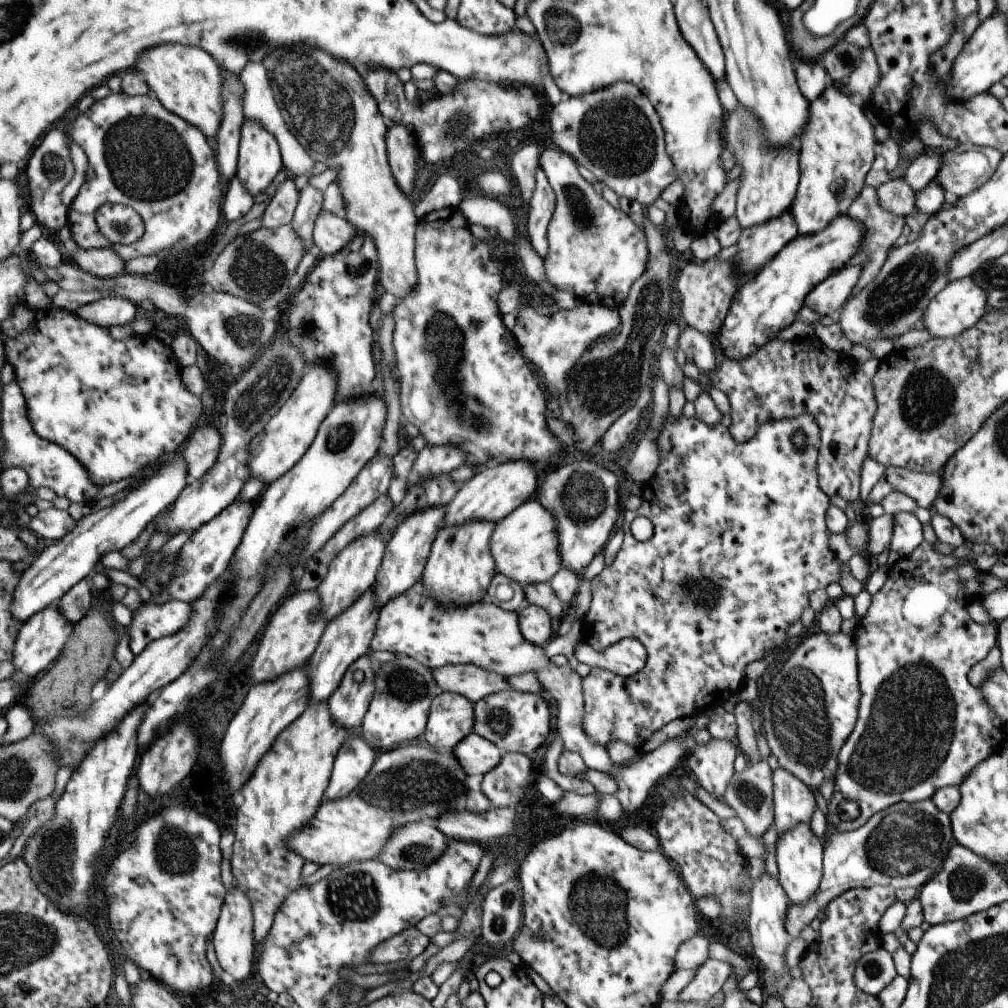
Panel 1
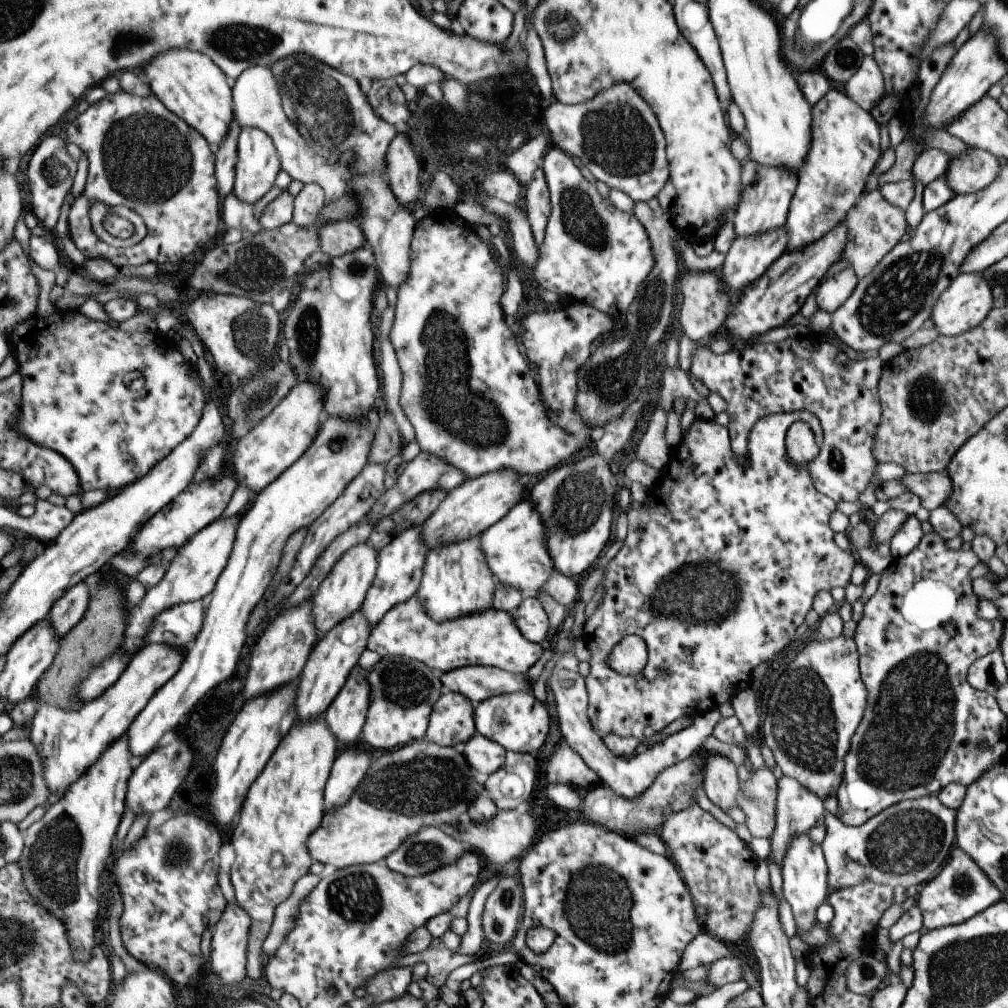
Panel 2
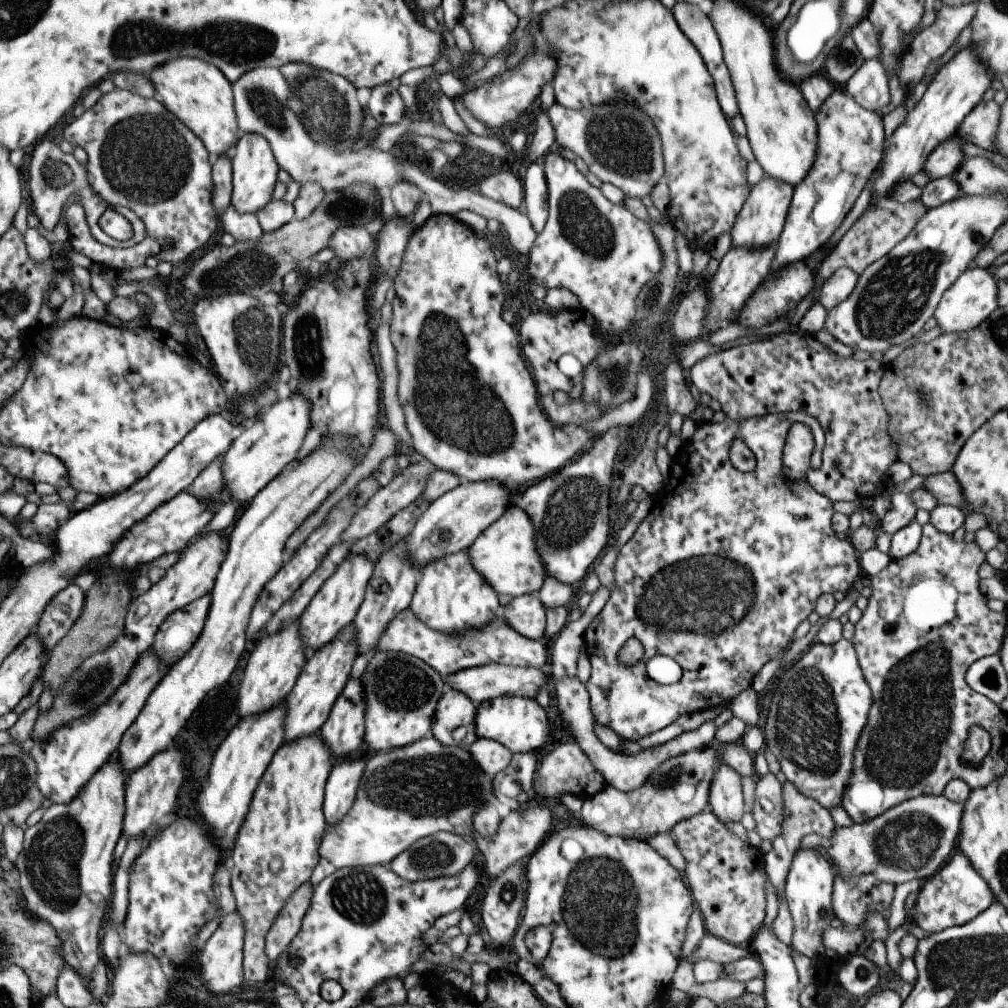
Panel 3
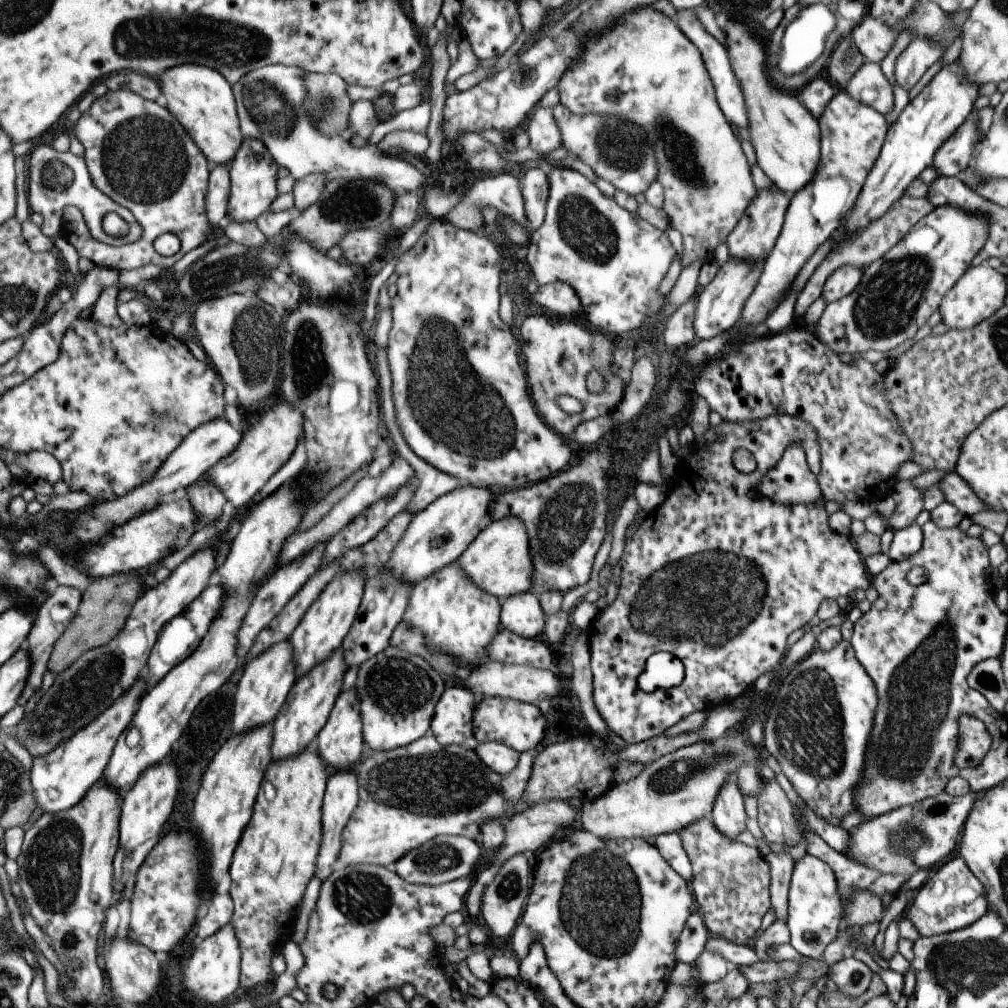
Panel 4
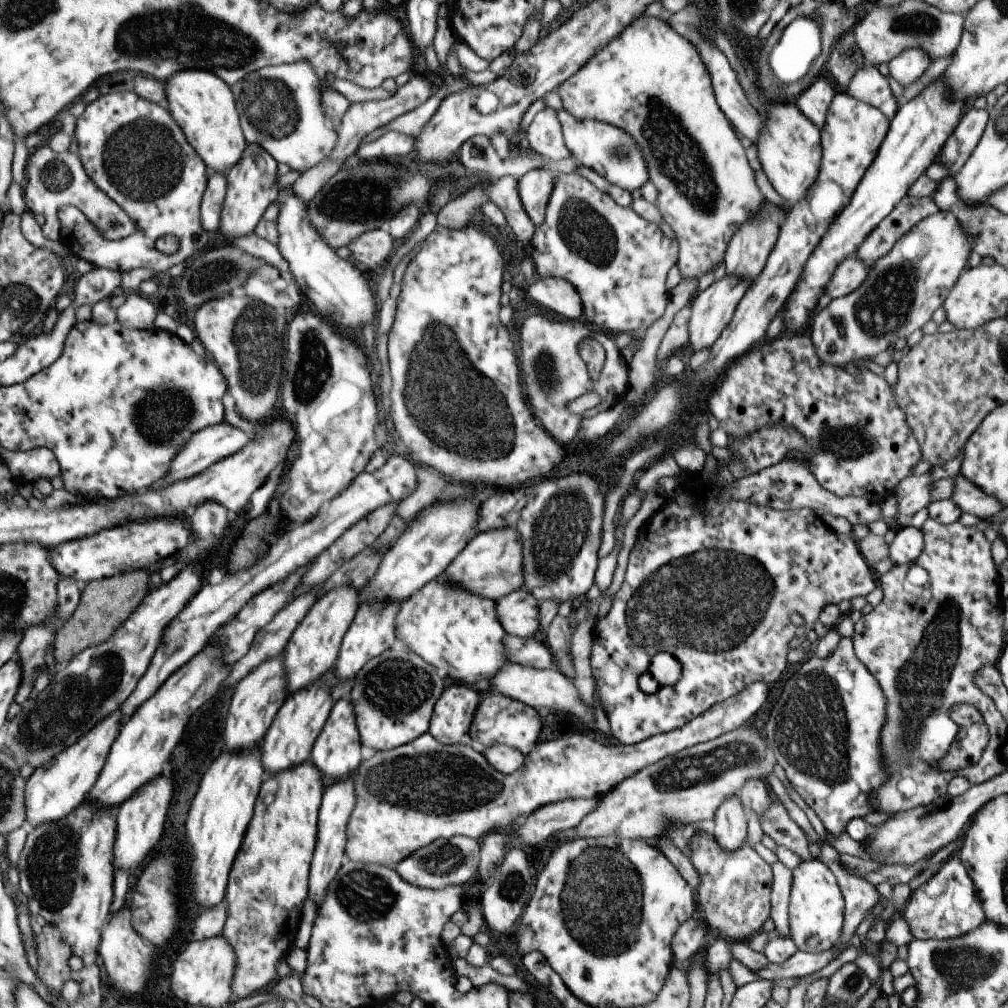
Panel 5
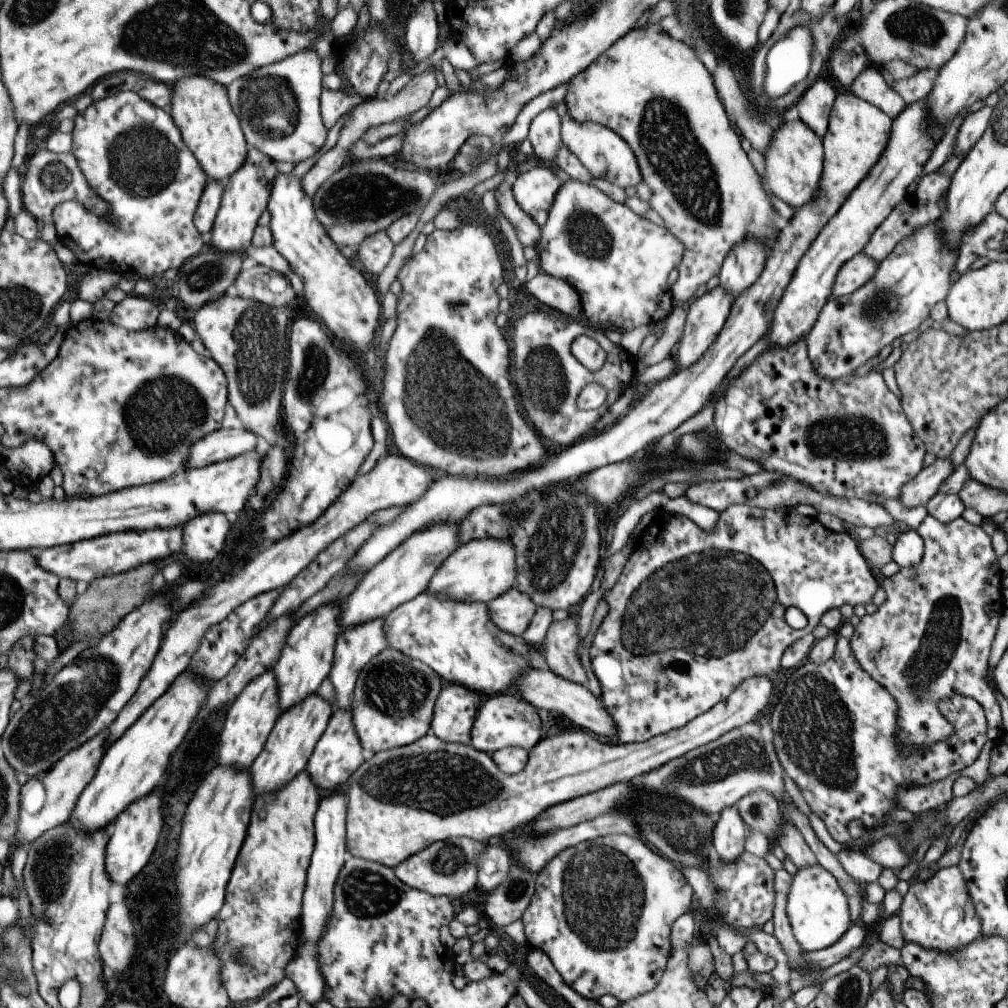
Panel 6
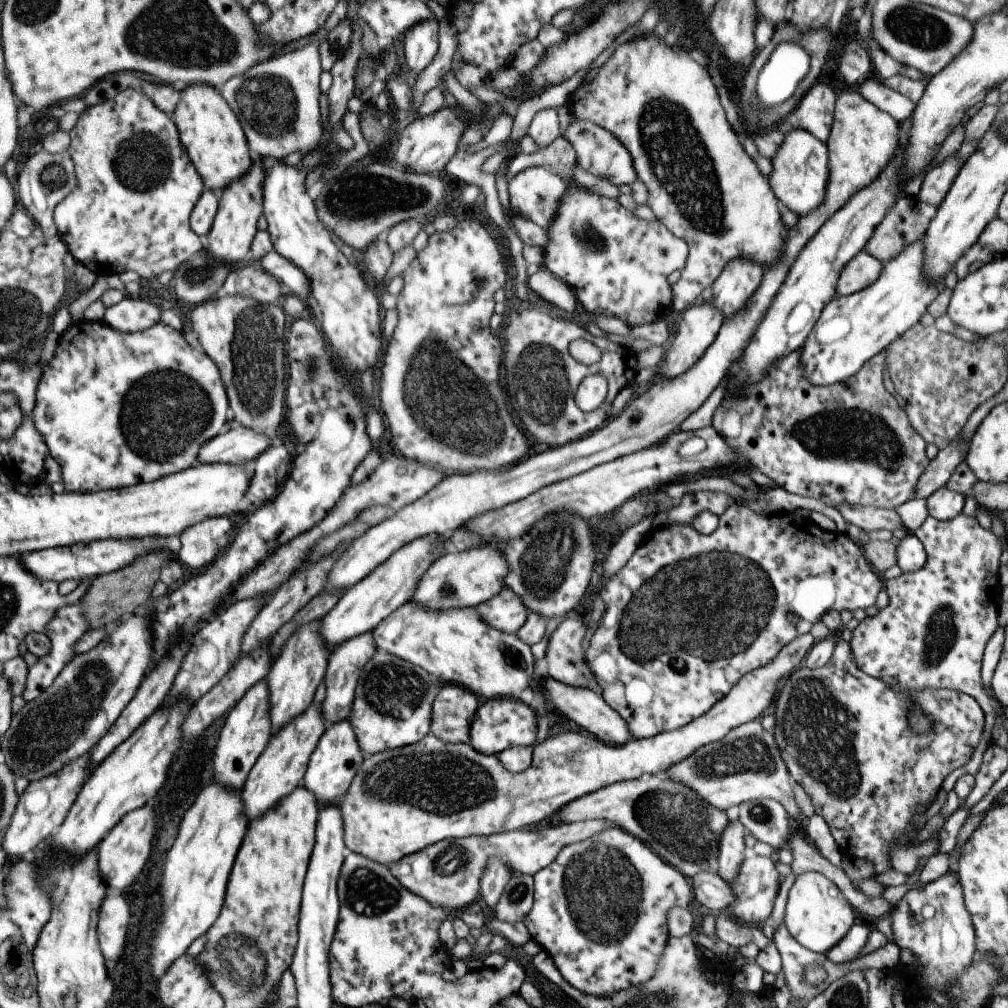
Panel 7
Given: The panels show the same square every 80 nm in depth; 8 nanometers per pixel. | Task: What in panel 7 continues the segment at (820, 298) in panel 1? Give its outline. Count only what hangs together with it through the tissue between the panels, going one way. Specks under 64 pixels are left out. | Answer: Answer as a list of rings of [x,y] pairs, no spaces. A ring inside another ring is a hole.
[[[861,250],[840,270],[836,292],[840,297],[853,294],[871,284],[881,272],[882,263]]]

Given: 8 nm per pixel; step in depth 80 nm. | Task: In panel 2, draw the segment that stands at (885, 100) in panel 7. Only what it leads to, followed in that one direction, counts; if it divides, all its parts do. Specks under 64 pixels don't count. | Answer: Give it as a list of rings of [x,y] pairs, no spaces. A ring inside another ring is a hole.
[[[864,55],[855,74],[845,82],[844,89],[845,94],[868,113],[883,98],[883,75],[871,55]]]

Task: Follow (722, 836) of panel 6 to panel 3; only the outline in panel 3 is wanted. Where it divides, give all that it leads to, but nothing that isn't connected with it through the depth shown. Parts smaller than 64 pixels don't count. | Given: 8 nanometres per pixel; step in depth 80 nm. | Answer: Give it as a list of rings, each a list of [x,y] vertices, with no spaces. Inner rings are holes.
[[[724,763],[719,764],[713,772],[709,784],[709,811],[723,824],[739,822],[746,808],[743,803],[743,790],[740,778],[735,770]]]

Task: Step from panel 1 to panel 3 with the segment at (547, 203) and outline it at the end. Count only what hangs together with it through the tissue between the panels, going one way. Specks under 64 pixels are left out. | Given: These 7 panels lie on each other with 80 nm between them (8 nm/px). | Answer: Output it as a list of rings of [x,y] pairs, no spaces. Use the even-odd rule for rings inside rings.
[[[533,161],[526,166],[523,176],[523,204],[530,225],[538,235],[543,230],[548,217],[547,187],[544,170],[540,161]]]

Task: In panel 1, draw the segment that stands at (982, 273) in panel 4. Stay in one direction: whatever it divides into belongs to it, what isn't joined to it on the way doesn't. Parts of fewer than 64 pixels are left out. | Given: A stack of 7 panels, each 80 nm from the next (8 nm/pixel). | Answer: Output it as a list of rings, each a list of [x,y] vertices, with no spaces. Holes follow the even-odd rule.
[[[966,276],[947,282],[927,303],[921,320],[930,338],[954,337],[970,329],[985,314],[986,307],[985,291],[972,281],[972,276]]]

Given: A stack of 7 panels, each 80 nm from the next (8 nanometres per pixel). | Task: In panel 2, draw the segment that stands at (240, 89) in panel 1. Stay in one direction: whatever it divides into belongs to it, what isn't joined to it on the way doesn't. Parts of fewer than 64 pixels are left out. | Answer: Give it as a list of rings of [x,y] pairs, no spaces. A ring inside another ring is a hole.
[[[235,112],[235,120],[231,124],[228,136],[224,138],[224,141],[215,151],[217,153],[218,189],[221,190],[223,200],[234,190],[234,184],[236,183],[236,166],[239,156],[238,144],[242,129]]]

